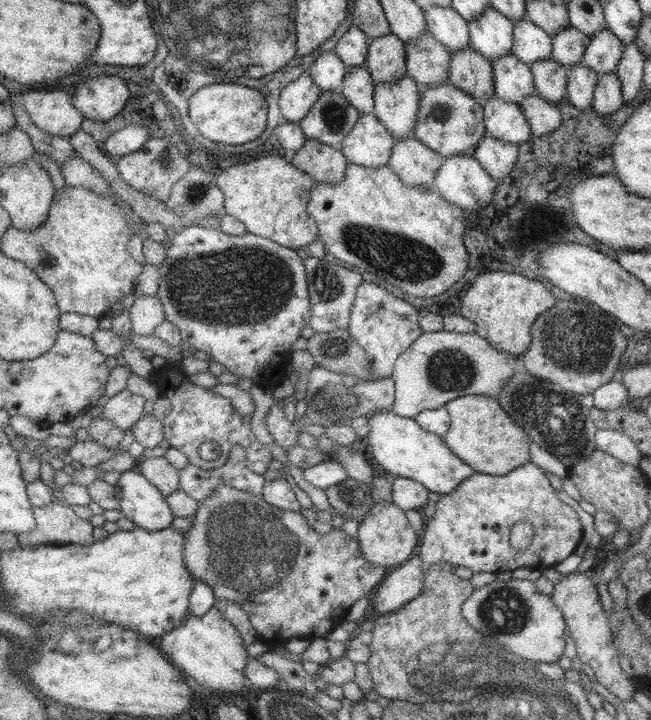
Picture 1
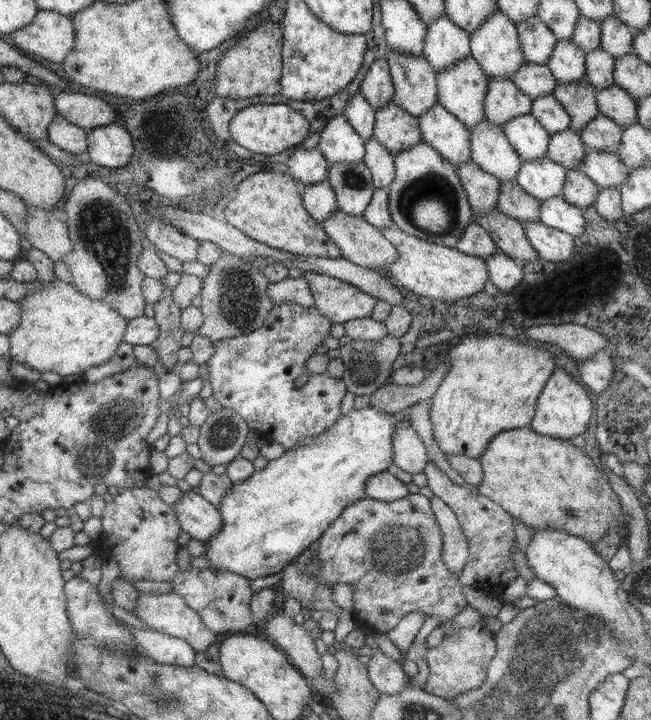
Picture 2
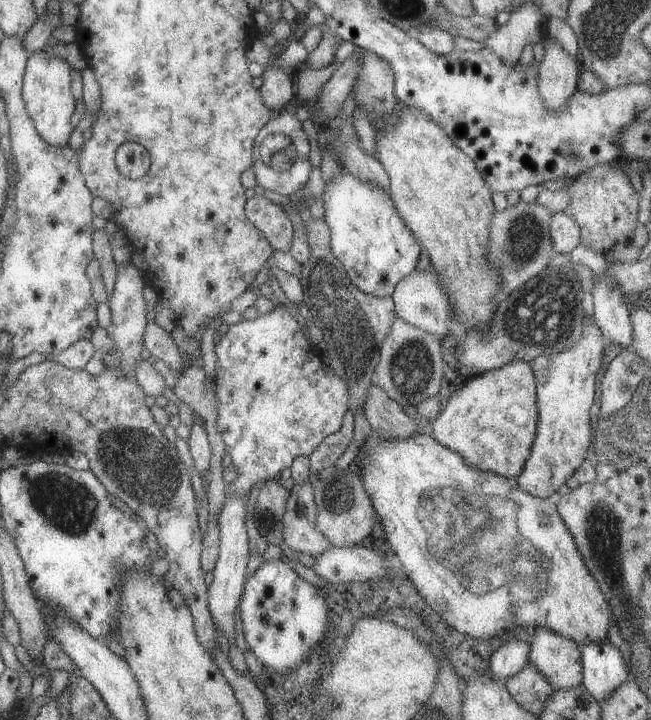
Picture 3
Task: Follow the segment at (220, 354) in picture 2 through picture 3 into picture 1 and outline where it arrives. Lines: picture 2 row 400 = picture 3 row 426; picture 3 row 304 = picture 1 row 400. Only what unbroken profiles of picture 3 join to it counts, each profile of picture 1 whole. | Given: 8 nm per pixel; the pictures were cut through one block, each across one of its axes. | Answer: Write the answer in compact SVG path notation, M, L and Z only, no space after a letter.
M274 400L268 408L265 417L265 426L273 442L287 452L292 446L298 444L297 435L300 433L299 425L292 424L283 414L283 402Z

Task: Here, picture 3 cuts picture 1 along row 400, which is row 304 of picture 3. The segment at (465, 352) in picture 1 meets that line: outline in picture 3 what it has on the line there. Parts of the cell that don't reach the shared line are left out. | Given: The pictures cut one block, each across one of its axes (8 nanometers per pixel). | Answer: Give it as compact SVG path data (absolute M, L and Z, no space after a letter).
M430 264L427 271L417 271L414 268L407 276L404 276L393 289L390 295L394 304L394 314L407 324L426 330L434 337L441 338L449 334L450 305L447 302L447 295L440 287L434 270Z

